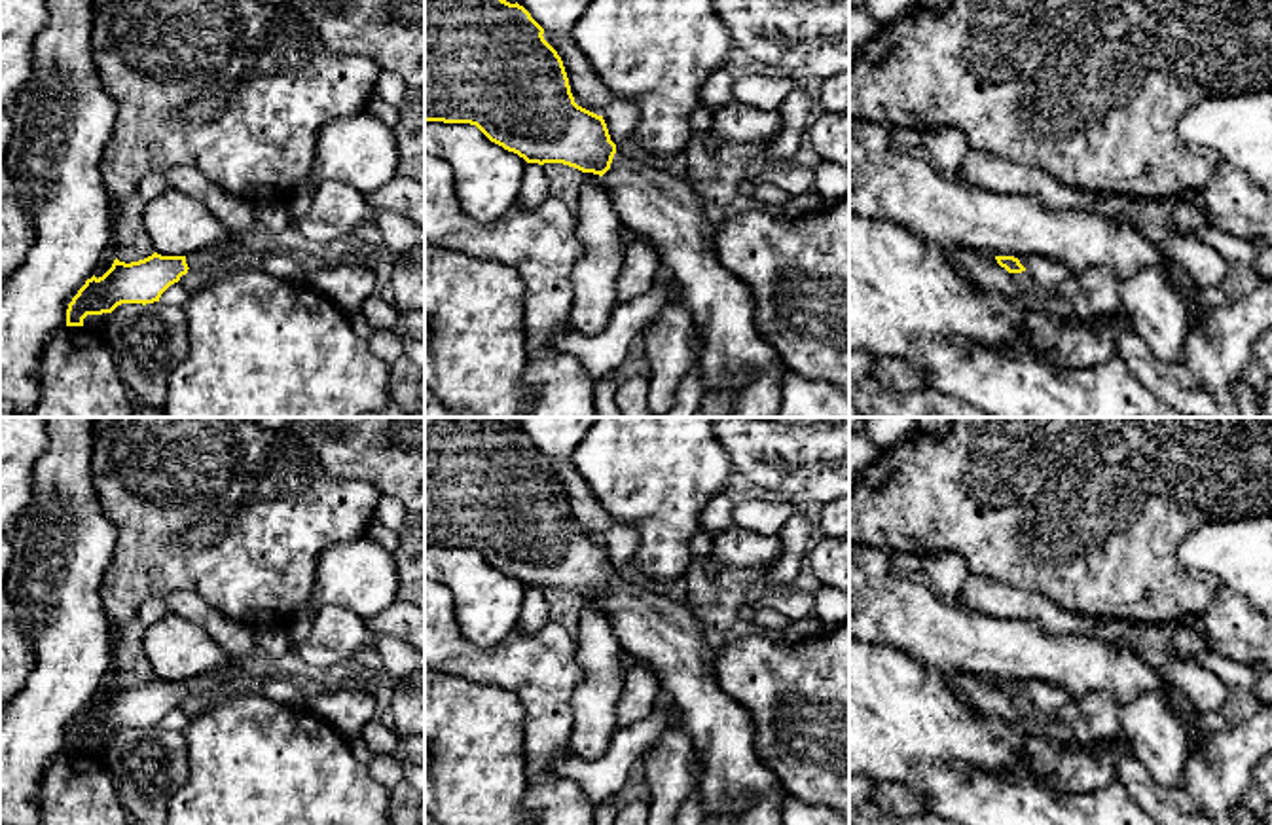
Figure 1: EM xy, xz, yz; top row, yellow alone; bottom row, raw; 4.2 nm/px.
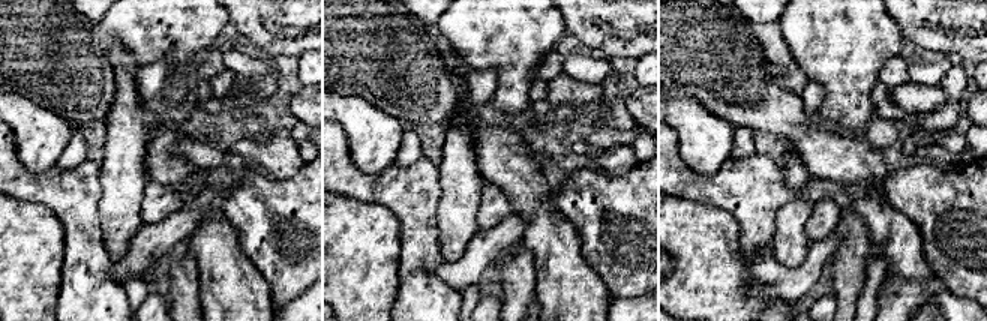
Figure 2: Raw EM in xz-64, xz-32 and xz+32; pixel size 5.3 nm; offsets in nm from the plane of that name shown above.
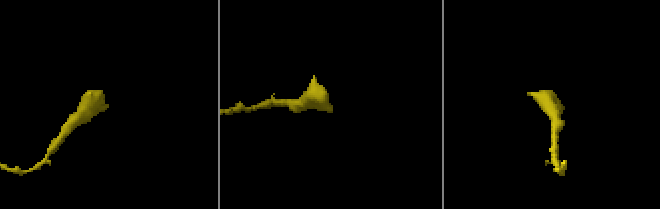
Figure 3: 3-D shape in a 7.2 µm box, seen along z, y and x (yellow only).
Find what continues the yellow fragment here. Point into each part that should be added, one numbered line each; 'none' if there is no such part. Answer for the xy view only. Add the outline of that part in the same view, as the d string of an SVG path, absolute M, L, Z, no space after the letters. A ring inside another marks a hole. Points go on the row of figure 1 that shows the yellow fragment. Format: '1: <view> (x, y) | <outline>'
1: xy (203, 258) | M227 243L214 248L205 248L186 256L186 264L190 269L203 269L214 264L216 260L220 260L226 254L226 250L227 250Z

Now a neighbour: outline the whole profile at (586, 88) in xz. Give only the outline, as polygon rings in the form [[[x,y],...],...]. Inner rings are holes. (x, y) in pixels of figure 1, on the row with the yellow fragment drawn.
[[[550,32],[548,44],[563,61],[574,102],[597,116],[603,116],[612,93],[599,80],[591,63],[576,46],[574,36],[571,32]]]

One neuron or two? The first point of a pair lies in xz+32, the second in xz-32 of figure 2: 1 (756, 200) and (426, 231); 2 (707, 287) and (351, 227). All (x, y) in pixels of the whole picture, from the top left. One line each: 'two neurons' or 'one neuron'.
1: one neuron
2: one neuron

